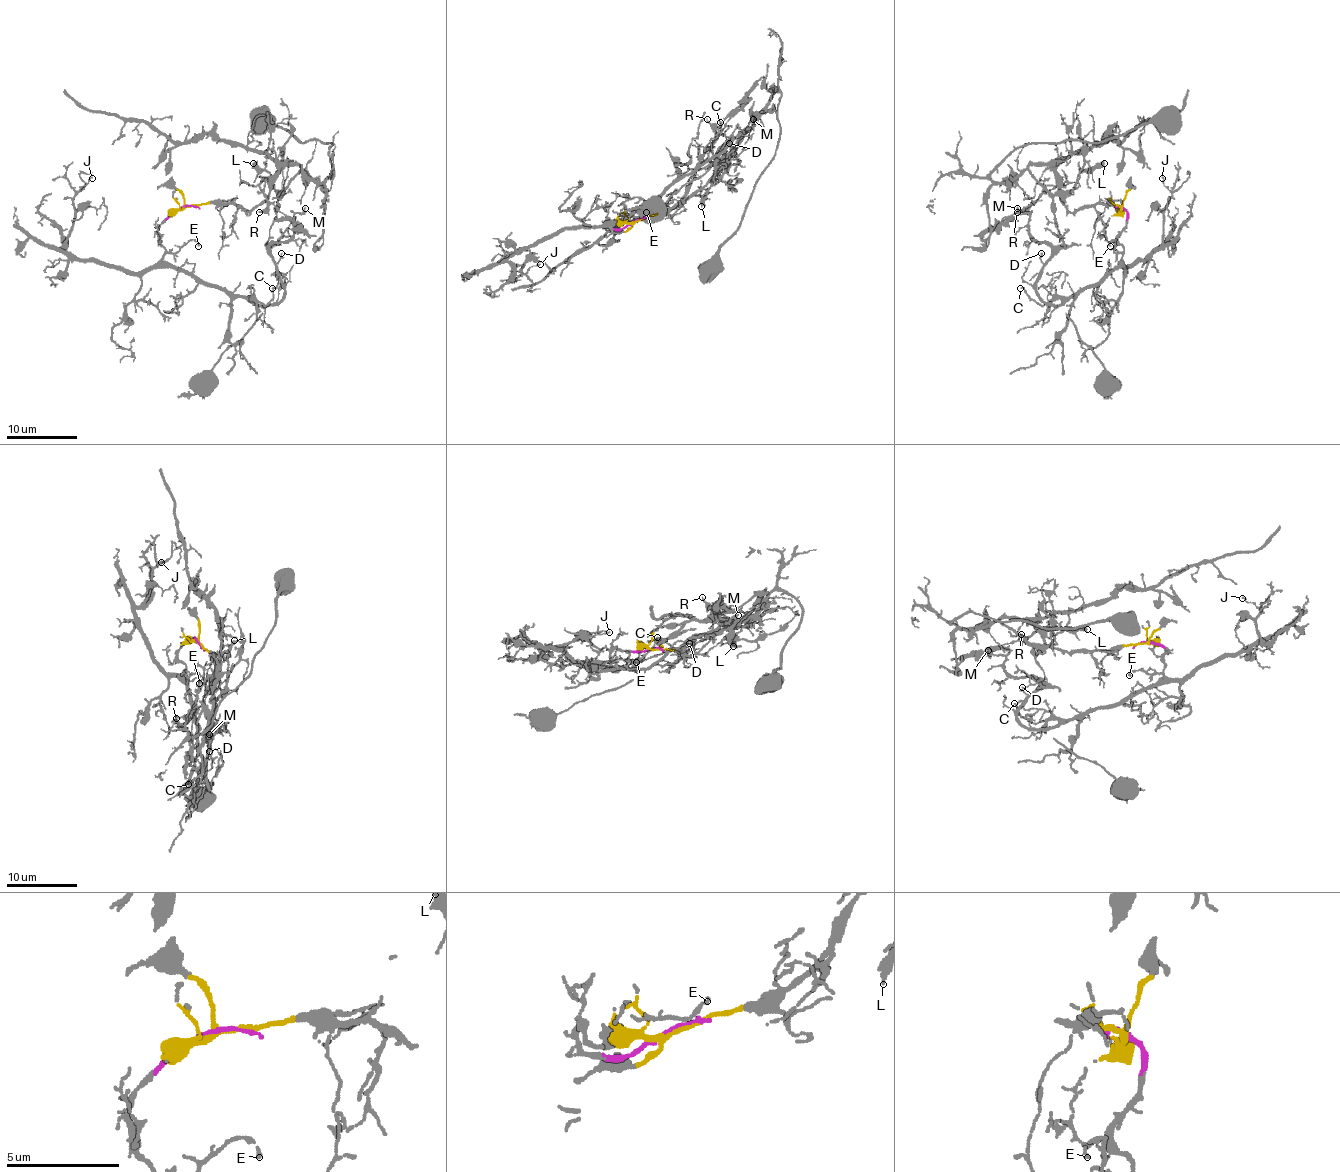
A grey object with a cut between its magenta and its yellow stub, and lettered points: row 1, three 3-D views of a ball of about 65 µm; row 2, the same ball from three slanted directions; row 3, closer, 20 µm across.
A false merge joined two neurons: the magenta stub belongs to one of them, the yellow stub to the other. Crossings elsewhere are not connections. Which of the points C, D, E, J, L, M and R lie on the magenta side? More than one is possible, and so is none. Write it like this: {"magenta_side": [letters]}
{"magenta_side": ["C", "D", "E", "J", "M"]}

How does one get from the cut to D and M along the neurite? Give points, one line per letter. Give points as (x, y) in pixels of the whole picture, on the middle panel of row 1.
D: (634, 221), (621, 228), (605, 219), (612, 226), (628, 217), (733, 138), (729, 143)
M: (634, 221), (621, 228), (607, 226), (605, 219), (612, 226), (655, 201), (718, 156), (754, 118)

